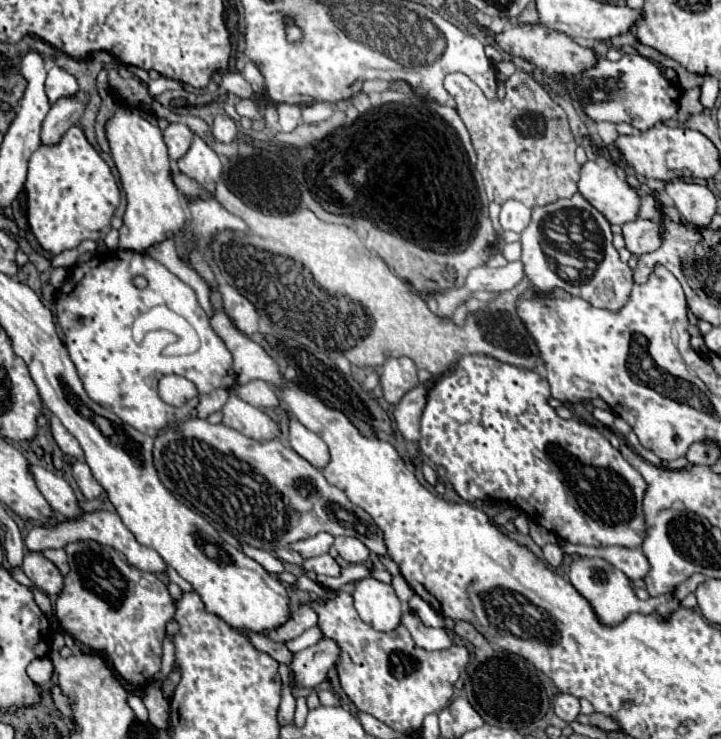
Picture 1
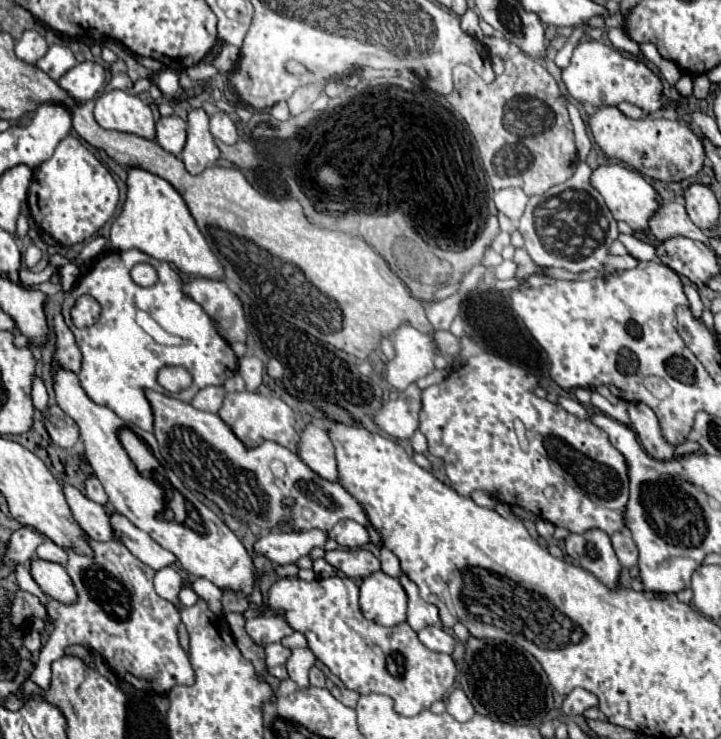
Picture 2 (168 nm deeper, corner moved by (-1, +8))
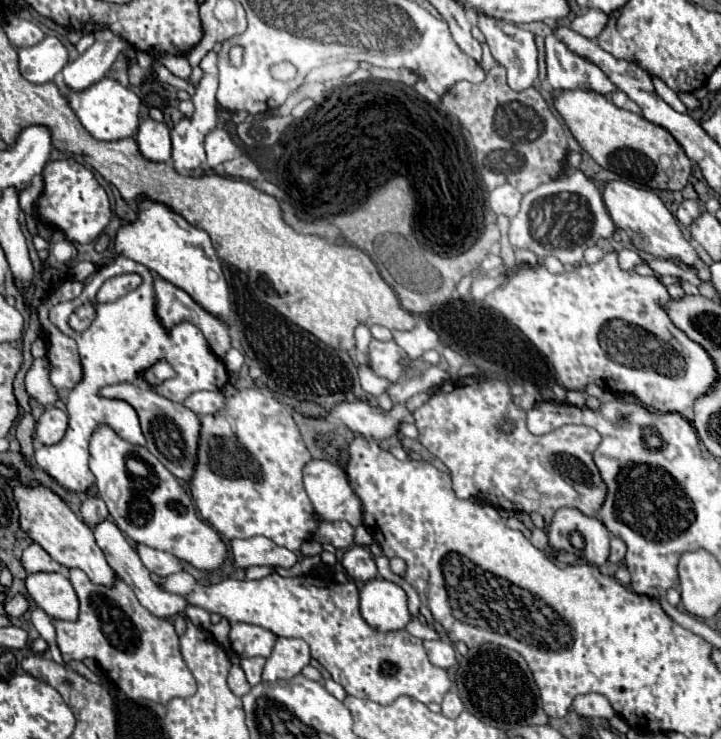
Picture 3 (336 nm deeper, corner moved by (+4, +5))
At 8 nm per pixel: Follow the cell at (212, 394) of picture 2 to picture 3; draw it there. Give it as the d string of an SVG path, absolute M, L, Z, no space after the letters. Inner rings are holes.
M197 391L183 401L183 405L197 415L217 413L223 407L223 403L225 403L225 397L221 391Z

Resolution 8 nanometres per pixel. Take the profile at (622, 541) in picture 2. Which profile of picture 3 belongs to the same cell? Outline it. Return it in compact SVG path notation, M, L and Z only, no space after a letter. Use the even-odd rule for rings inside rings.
M611 537L611 553L609 553L609 561L611 563L621 563L625 559L625 543L621 543L621 539Z

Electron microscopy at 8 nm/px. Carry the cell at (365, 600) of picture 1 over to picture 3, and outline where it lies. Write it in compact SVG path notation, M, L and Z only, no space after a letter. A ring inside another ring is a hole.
M375 577L361 589L361 615L377 631L405 629L411 615L407 609L407 593L397 583Z

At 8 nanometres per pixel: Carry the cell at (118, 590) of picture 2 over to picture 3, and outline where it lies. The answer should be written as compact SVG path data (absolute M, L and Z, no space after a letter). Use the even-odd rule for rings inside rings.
M71 569L69 581L81 603L79 619L53 621L57 643L67 663L73 659L83 661L85 657L95 659L107 679L111 679L129 699L149 699L167 705L173 697L189 697L197 691L195 679L179 653L179 637L173 625L141 607L133 589L123 579L117 577L117 583L107 589L89 583L83 571Z

